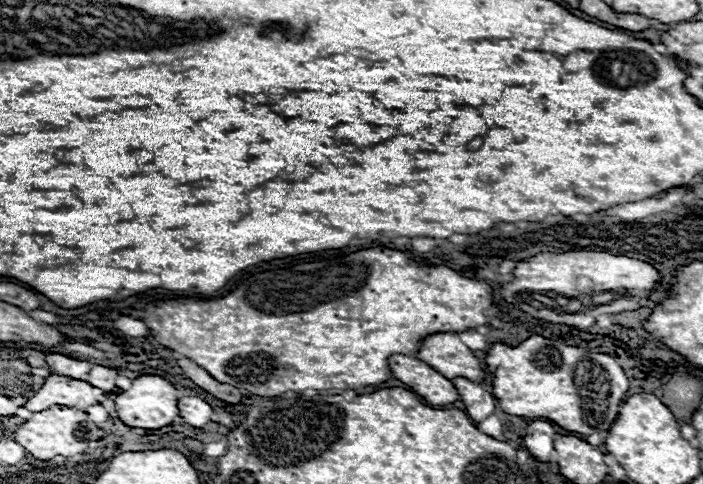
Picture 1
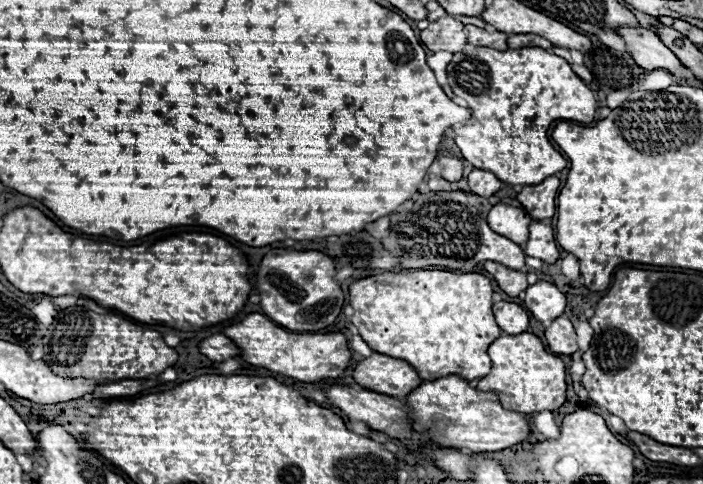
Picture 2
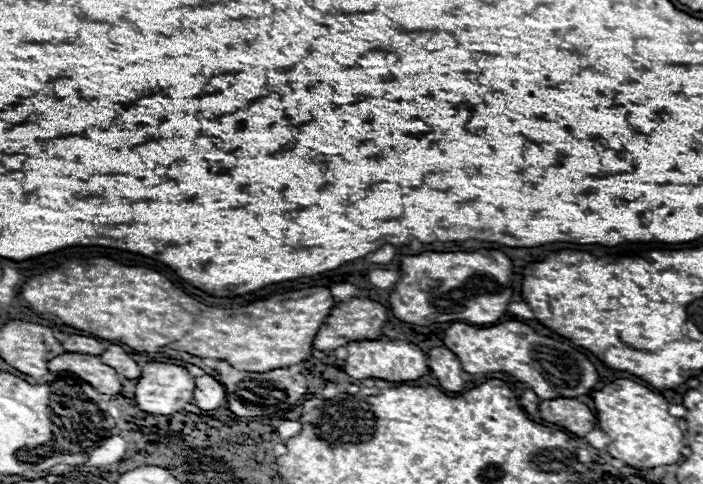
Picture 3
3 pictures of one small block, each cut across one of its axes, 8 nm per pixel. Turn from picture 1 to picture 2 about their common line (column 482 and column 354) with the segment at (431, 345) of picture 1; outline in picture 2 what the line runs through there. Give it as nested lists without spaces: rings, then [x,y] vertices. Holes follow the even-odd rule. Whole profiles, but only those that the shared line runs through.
[[[376,352],[356,364],[354,380],[366,390],[392,398],[406,398],[408,392],[414,392],[424,382],[408,362]]]

